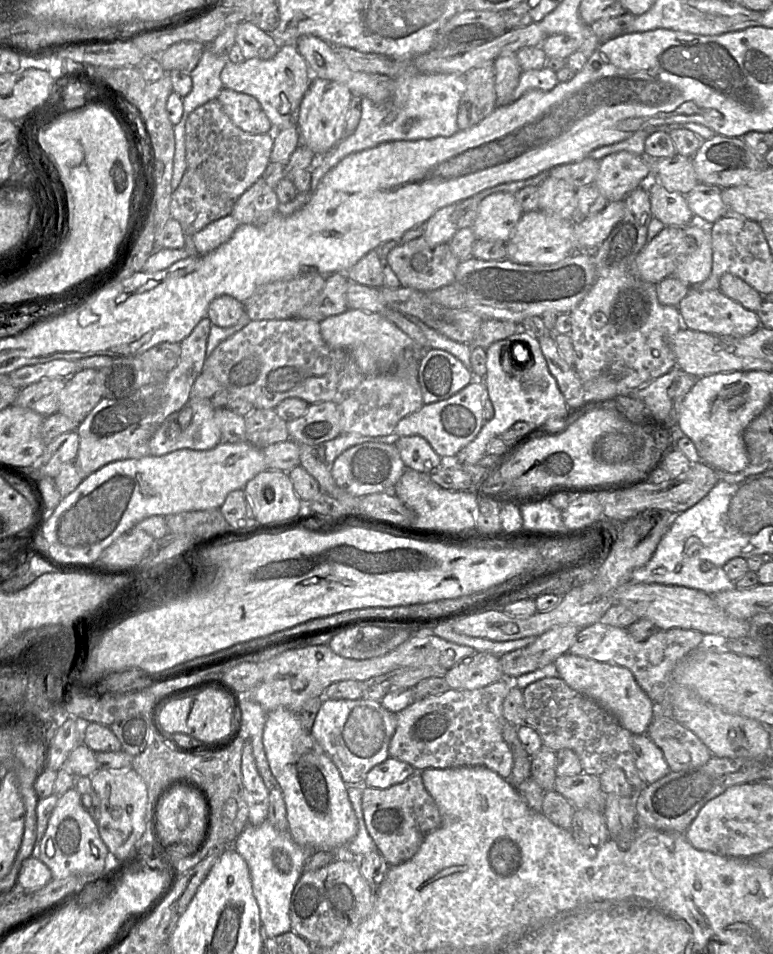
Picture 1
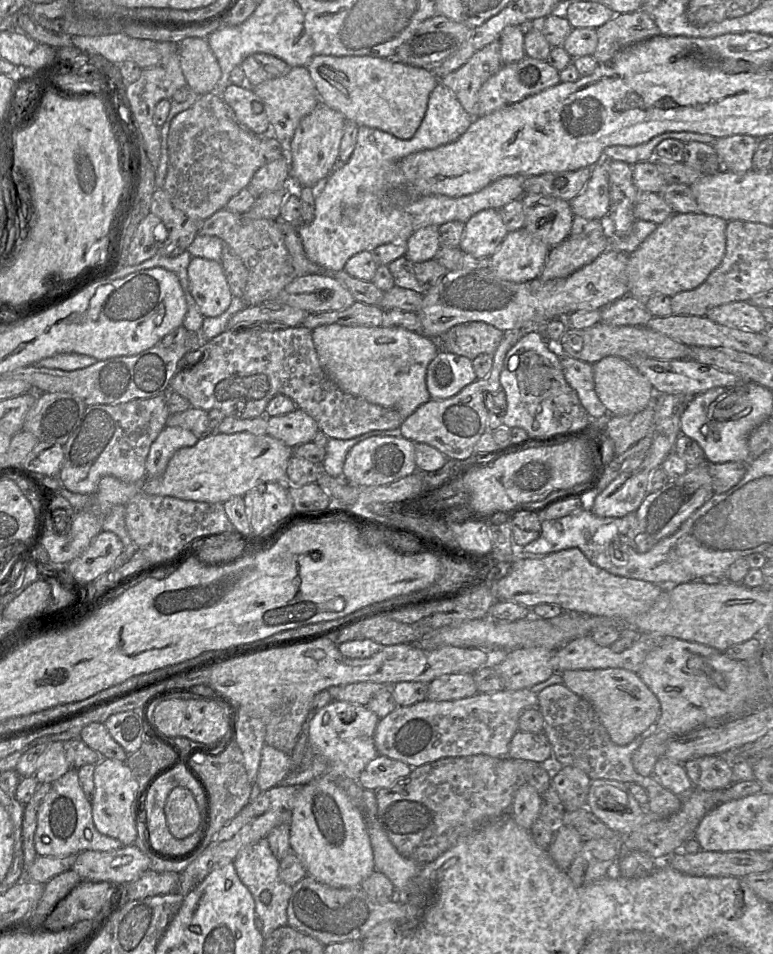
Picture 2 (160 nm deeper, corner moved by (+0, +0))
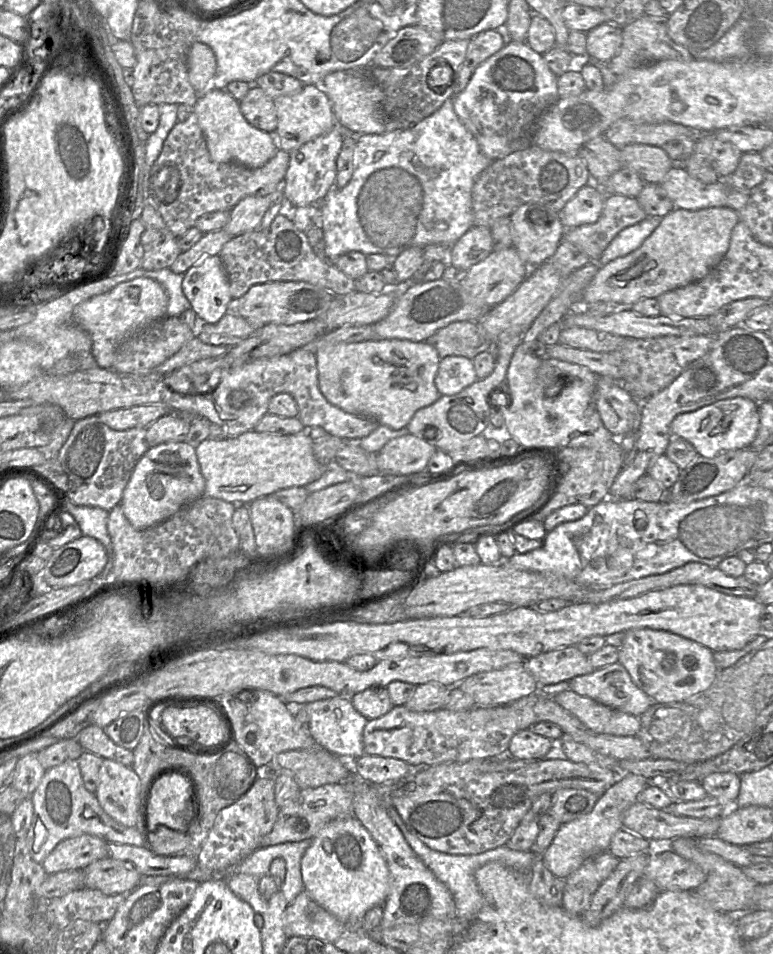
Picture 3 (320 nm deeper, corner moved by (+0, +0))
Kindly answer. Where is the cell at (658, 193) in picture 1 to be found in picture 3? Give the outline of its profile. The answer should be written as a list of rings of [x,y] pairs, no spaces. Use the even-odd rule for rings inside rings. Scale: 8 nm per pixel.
[[[605,196],[599,219],[592,224],[566,229],[563,239],[578,247],[597,263],[603,251],[623,229],[647,218],[635,197]]]

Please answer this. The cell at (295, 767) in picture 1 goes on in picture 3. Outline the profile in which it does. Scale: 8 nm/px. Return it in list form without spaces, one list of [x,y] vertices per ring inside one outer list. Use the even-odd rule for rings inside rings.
[[[354,816],[332,820],[315,834],[301,859],[301,874],[304,890],[312,899],[346,924],[361,922],[368,910],[383,906],[390,889],[386,861],[376,842]]]

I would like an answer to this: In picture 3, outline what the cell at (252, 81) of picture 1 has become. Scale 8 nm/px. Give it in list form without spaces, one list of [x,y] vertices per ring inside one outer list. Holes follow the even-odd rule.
[[[304,85],[297,94],[279,96],[273,100],[277,112],[276,130],[280,135],[280,149],[288,153],[304,143],[328,133],[335,127],[331,102],[321,86]]]

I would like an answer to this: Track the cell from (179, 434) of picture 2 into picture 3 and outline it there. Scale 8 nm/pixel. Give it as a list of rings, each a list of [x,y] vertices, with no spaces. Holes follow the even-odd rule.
[[[165,442],[150,447],[136,463],[120,505],[131,525],[139,530],[167,520],[182,507],[204,496],[205,479],[195,448],[182,442]]]

